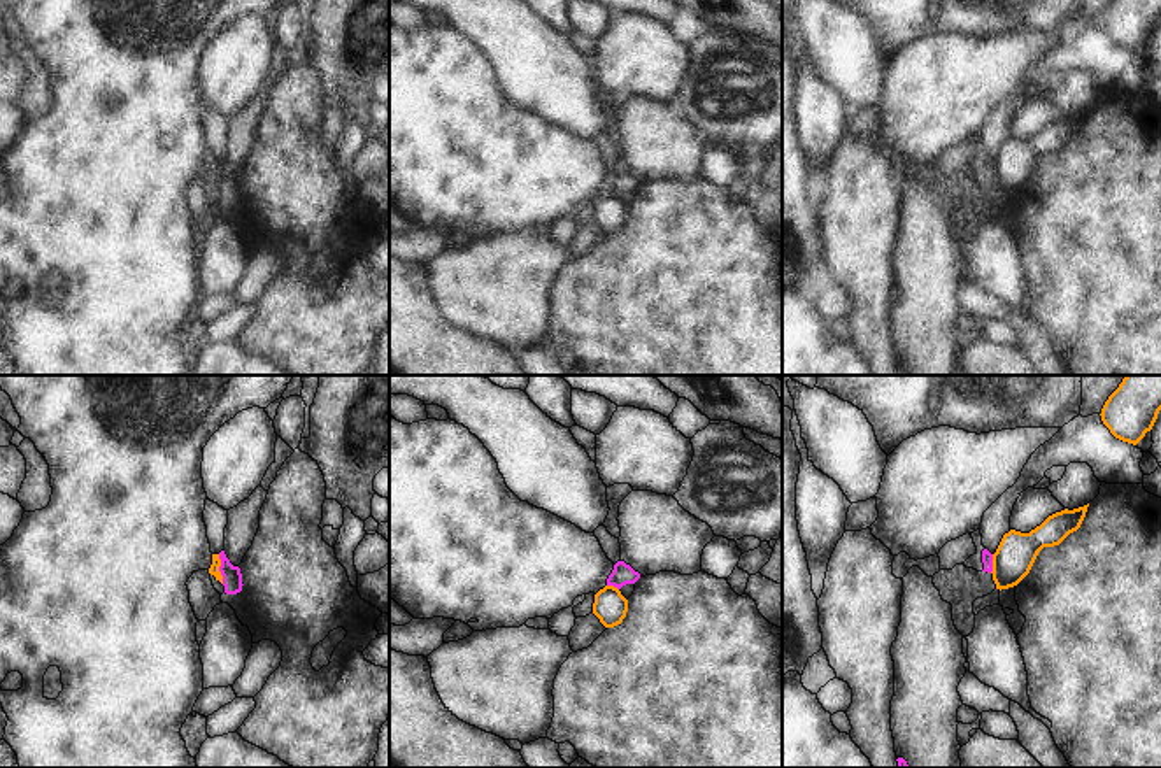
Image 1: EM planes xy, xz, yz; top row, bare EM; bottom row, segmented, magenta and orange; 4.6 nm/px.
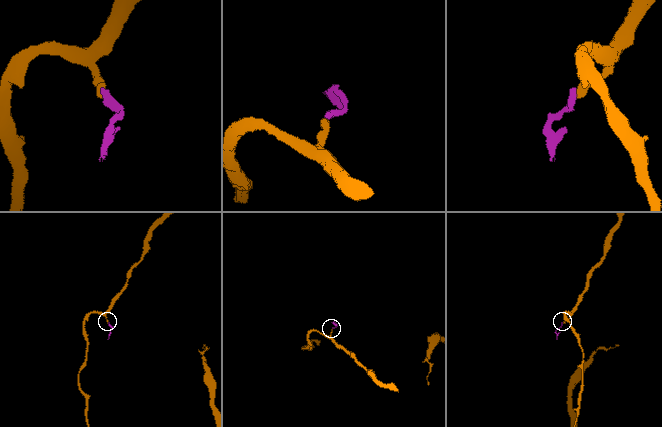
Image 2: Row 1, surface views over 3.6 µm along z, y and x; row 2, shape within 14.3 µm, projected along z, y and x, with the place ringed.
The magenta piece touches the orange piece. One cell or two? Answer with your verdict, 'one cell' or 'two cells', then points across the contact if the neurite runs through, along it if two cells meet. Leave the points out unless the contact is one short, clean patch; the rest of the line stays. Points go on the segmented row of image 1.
two cells; border xy (218, 554), (223, 583)

